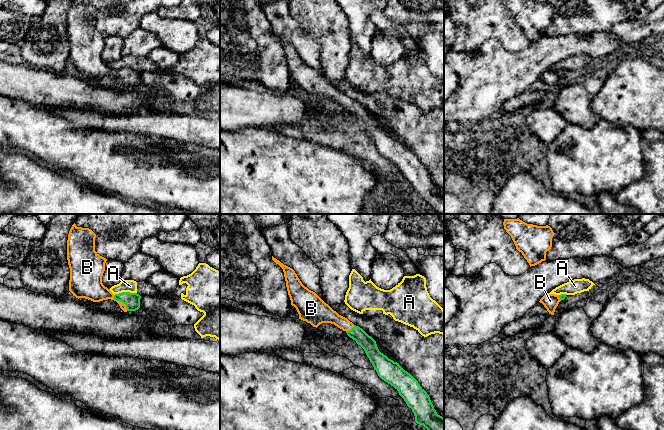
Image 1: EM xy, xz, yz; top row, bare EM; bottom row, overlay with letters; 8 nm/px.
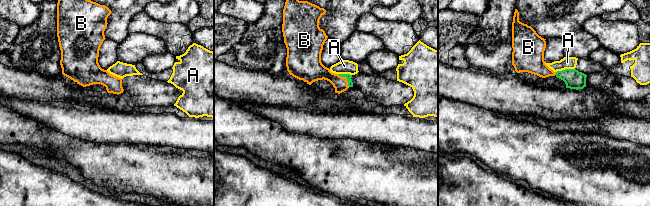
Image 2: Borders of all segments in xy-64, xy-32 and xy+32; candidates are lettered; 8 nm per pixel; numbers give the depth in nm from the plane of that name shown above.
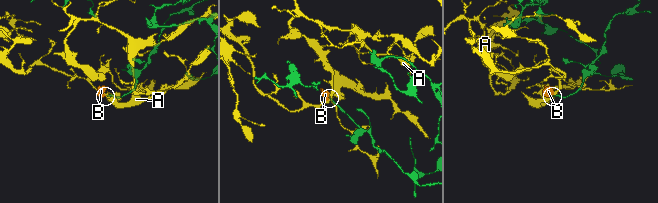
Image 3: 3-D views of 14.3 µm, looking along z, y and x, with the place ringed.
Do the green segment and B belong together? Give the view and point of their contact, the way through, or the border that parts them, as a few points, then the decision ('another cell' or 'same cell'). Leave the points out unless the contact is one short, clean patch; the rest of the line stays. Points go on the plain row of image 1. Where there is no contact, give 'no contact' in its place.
meets green in xy at (121, 77); runs through xy (132, 76), (121, 77), (93, 65); same cell

